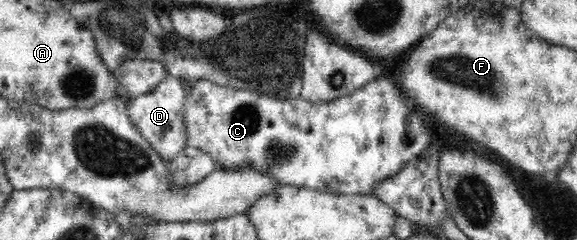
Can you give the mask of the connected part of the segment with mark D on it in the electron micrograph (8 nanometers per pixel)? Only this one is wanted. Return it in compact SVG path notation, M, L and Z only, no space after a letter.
M168 75L152 91L138 94L135 100L126 100L130 121L150 142L159 156L168 163L175 160L181 151L187 150L187 127L184 119L185 96L183 84L177 78Z

